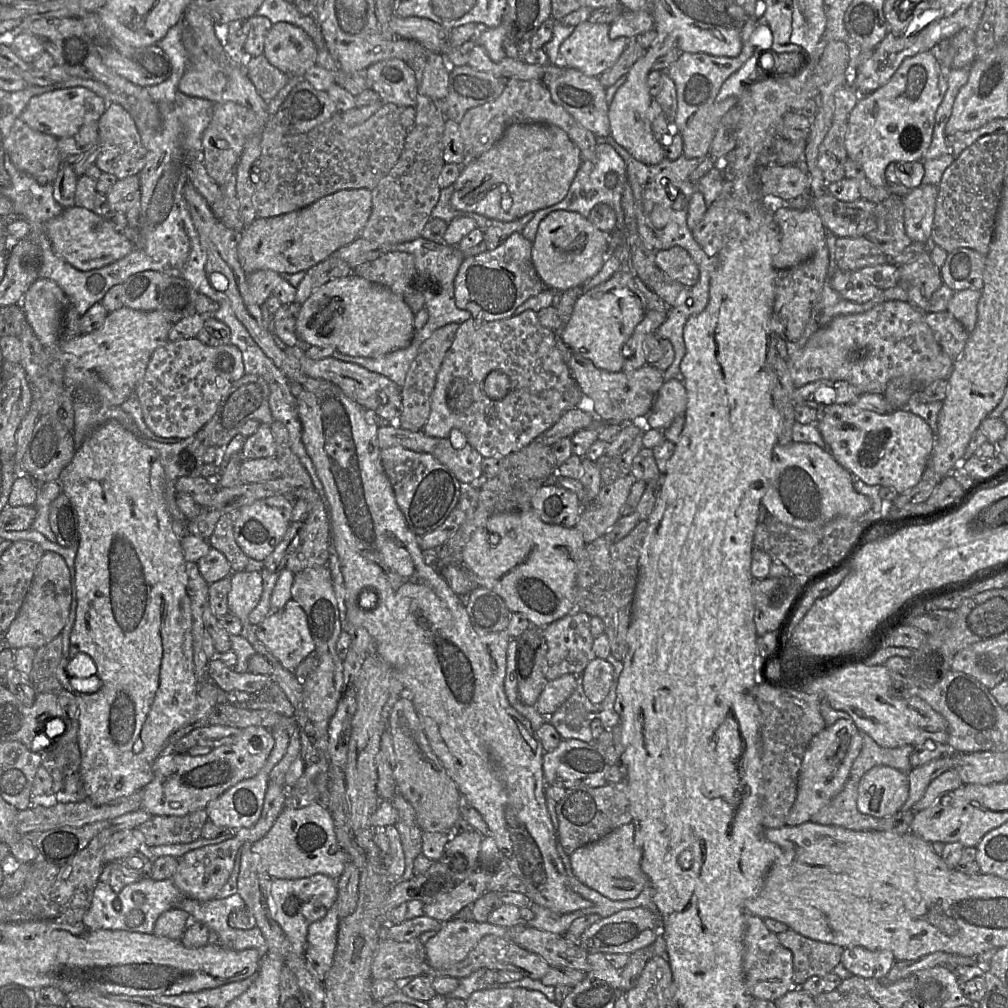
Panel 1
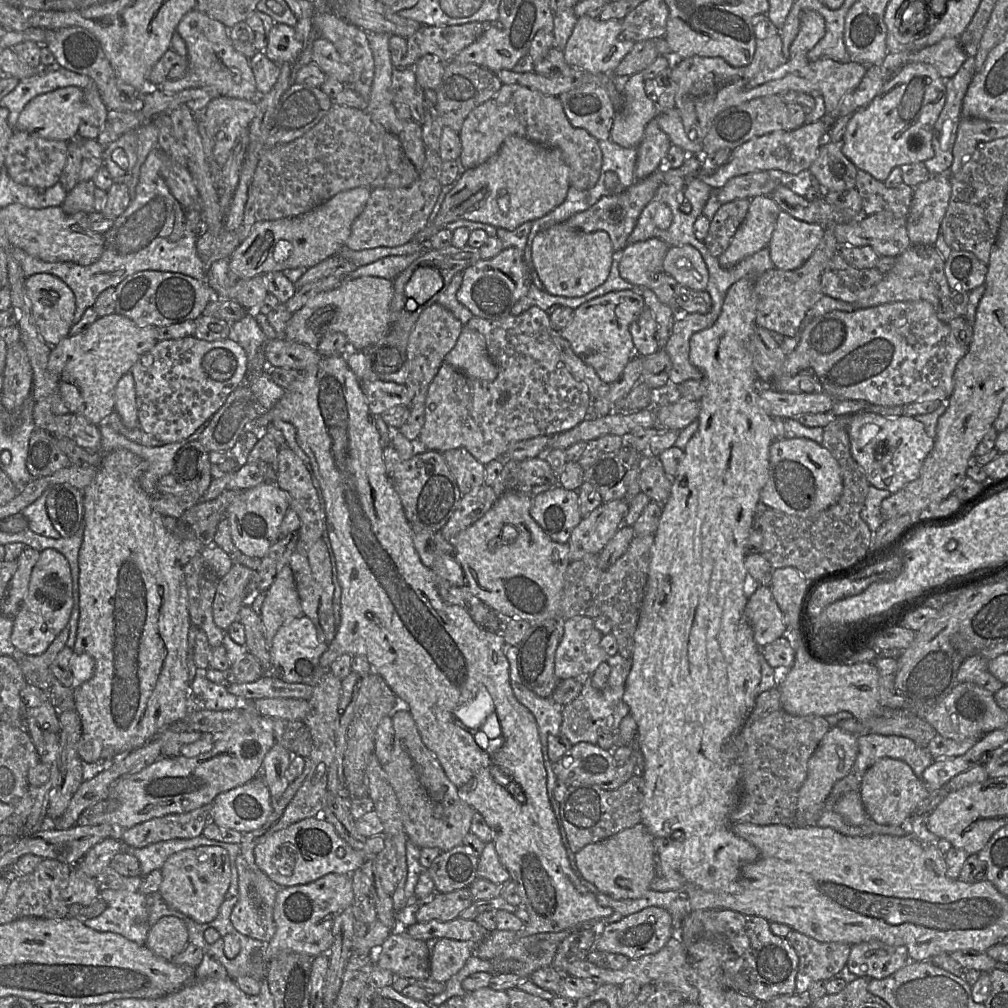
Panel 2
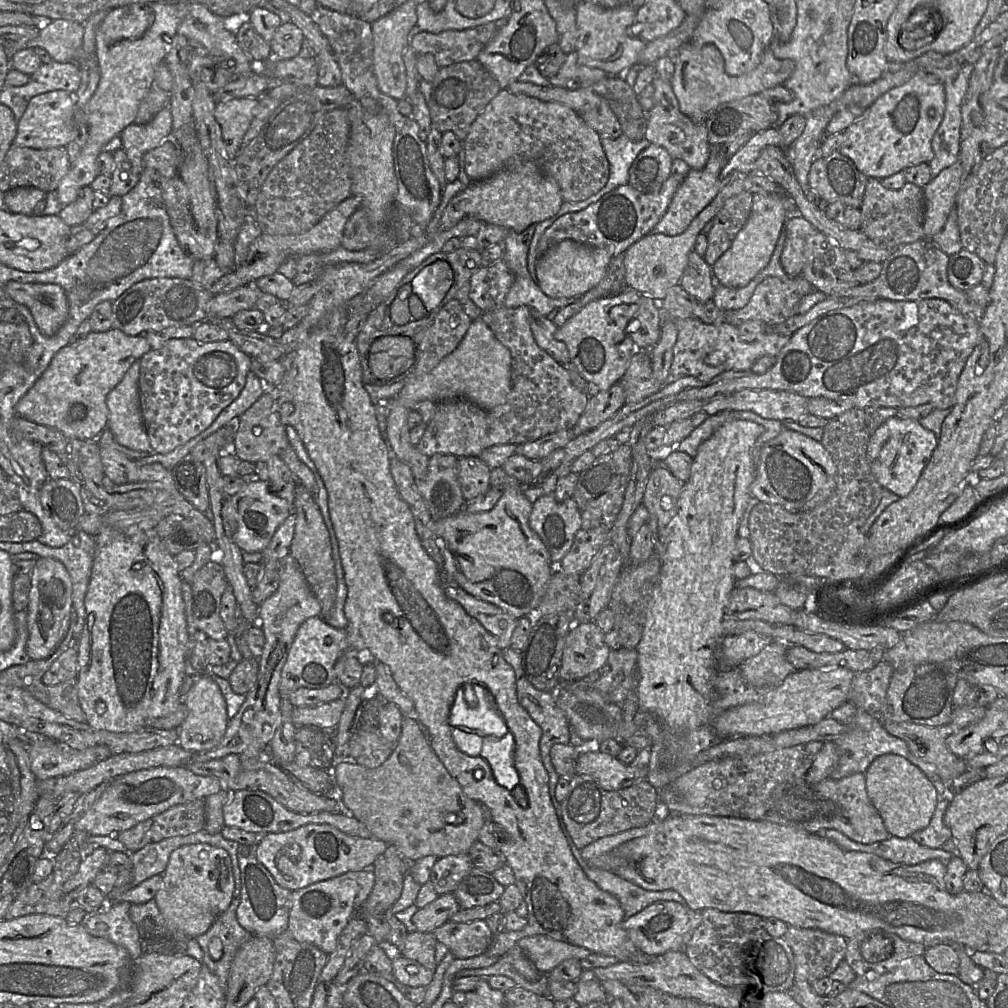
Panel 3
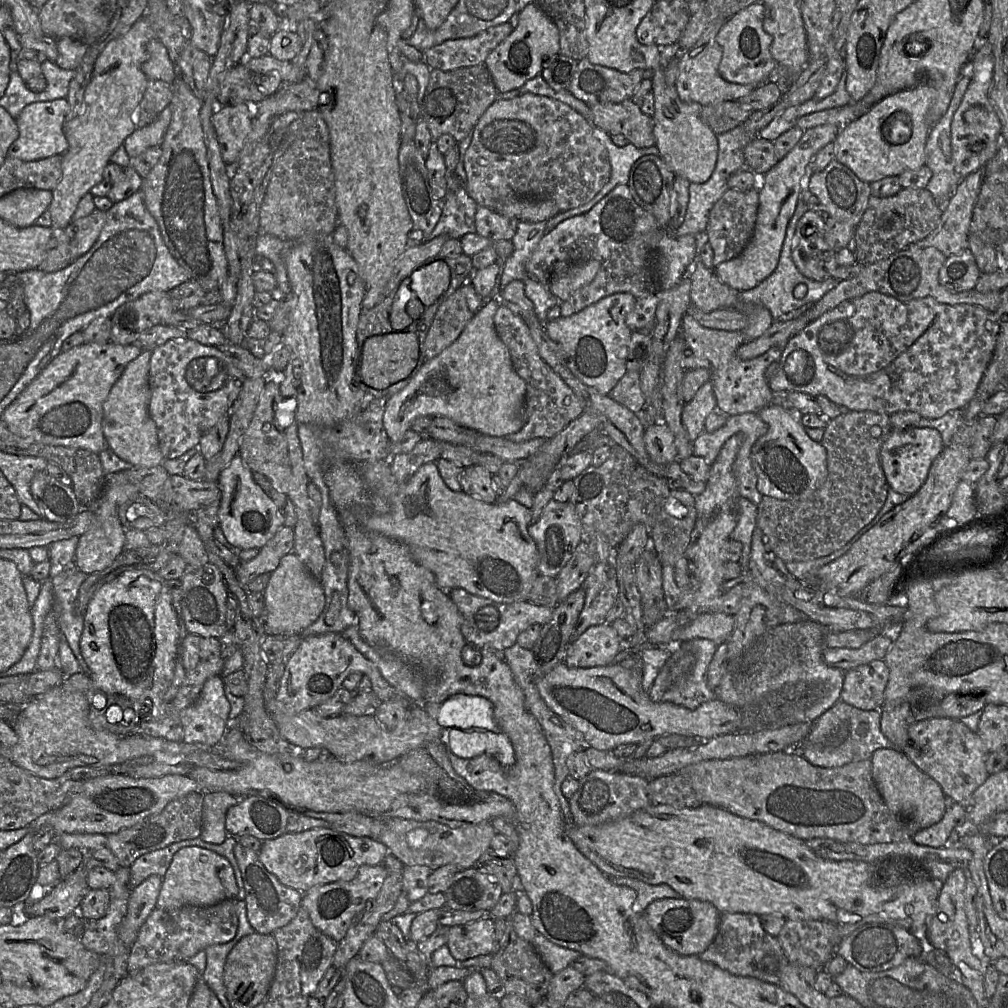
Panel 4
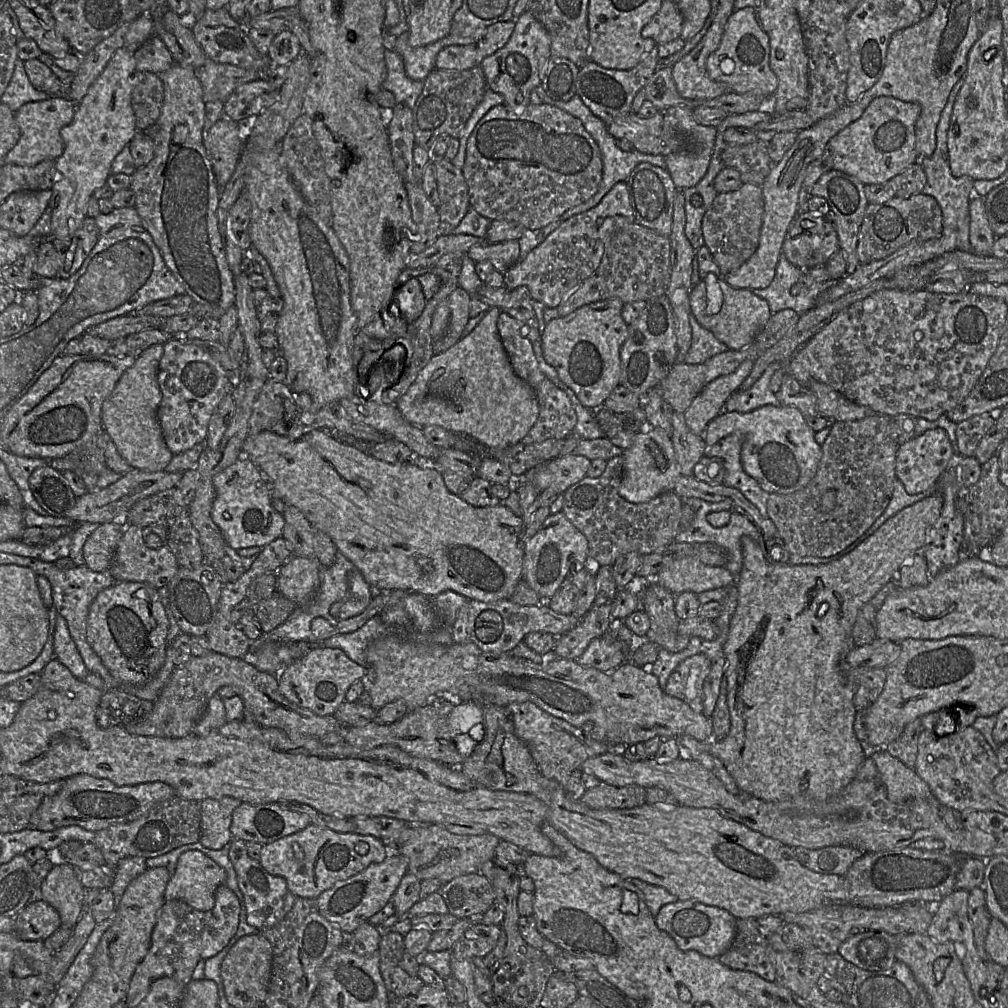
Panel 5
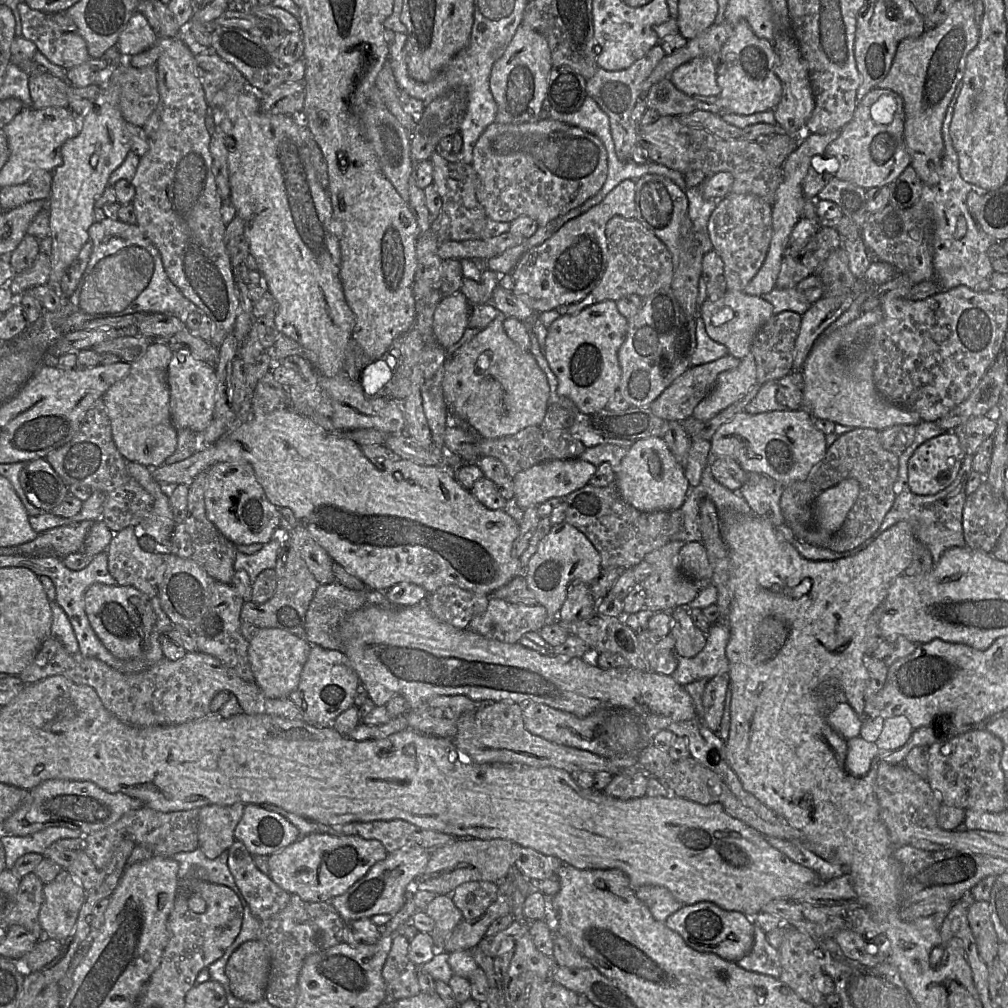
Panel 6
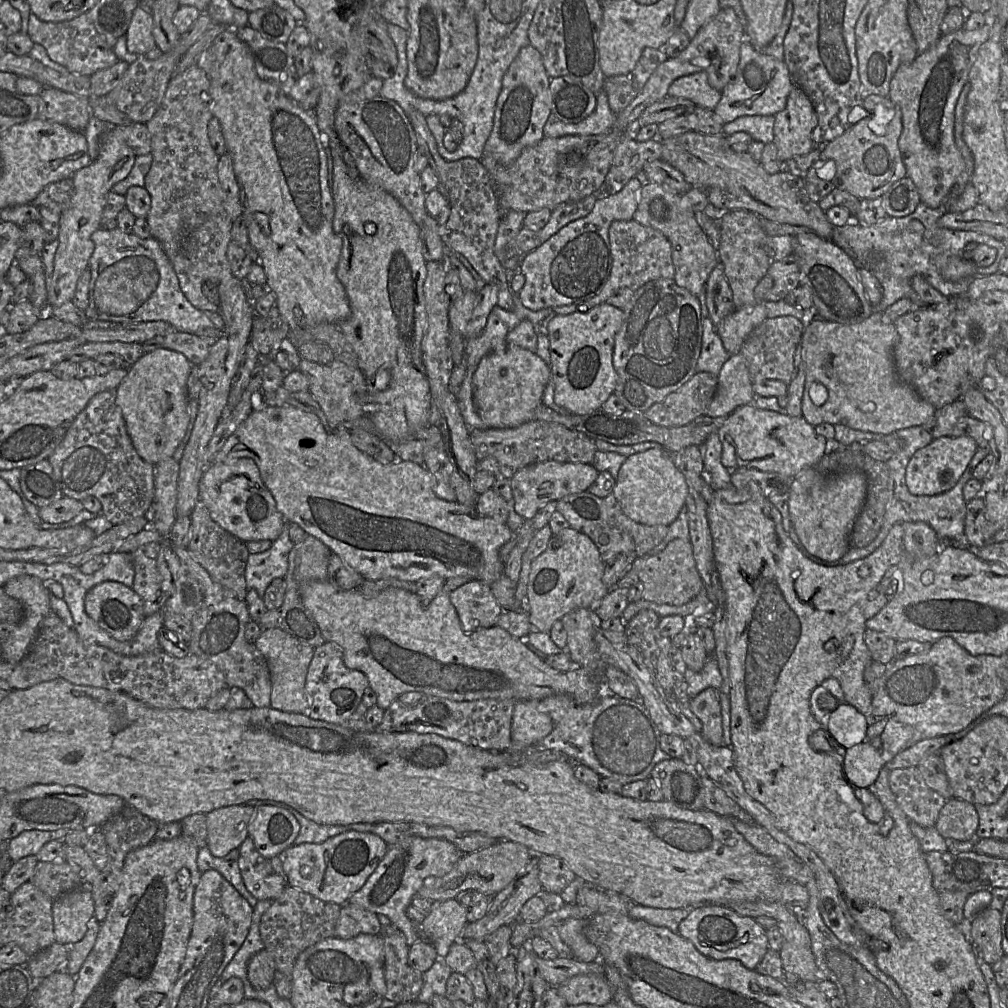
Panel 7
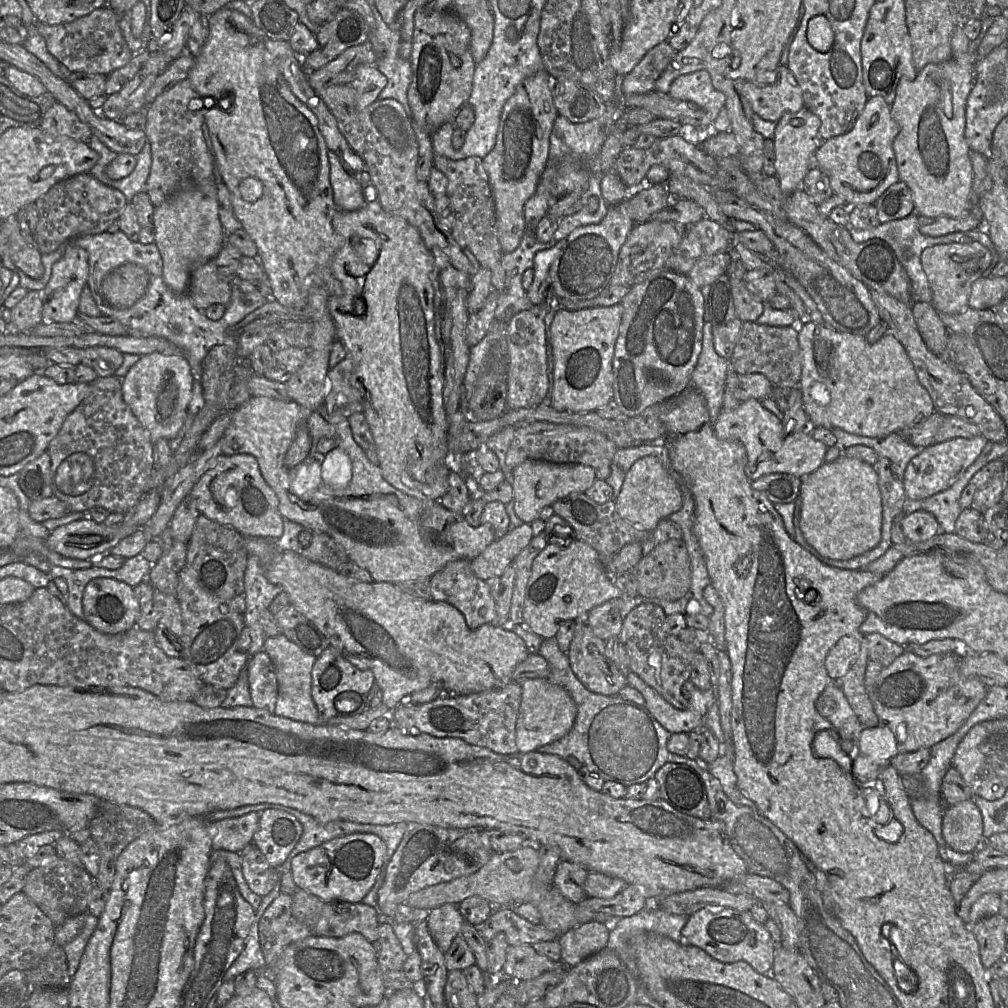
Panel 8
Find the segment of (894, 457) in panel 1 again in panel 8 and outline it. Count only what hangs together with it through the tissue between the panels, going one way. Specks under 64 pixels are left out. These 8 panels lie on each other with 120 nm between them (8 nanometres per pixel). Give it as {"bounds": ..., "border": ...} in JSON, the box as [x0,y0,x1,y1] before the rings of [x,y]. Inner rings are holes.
{"bounds":[904,435,987,500],"border":[[[978,435],[972,438],[953,438],[923,448],[922,452],[910,460],[905,470],[904,488],[907,497],[920,500],[951,487],[973,464],[987,443],[984,436]]]}

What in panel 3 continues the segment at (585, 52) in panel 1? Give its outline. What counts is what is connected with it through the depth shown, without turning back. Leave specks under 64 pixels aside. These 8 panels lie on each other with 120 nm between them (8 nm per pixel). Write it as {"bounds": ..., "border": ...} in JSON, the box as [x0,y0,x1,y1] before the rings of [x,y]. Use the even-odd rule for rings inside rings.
{"bounds":[576,1,646,76],"border":[[[586,1],[579,3],[577,5],[578,38],[576,42],[578,61],[614,76],[620,76],[637,65],[639,55],[646,47],[646,42],[631,35],[636,15],[637,10],[630,3],[611,9]]]}

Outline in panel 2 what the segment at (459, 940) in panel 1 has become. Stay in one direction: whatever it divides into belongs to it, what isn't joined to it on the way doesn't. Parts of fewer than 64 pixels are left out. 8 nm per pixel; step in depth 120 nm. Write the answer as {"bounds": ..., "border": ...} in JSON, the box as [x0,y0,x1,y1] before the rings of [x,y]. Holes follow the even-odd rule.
{"bounds":[430,939,477,983],"border":[[[439,939],[430,956],[433,980],[446,983],[474,955],[477,945],[473,941]]]}

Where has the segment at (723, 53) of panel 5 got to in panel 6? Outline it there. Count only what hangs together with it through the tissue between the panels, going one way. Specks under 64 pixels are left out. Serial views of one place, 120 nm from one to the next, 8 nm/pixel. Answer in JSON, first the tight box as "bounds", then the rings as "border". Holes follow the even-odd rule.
{"bounds":[716,19,781,115],"border":[[[740,19],[733,27],[733,34],[726,41],[720,51],[720,62],[717,65],[716,79],[721,89],[719,98],[723,113],[751,115],[773,110],[781,99],[781,82],[775,74],[778,57],[770,41],[757,37],[748,22]]]}

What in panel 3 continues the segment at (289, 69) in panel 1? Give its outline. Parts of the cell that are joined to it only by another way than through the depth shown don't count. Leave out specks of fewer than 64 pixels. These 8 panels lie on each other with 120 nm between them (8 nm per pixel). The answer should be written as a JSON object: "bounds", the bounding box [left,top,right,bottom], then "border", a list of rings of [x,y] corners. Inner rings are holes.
{"bounds":[269,23,303,60],"border":[[[293,23],[281,24],[269,42],[270,59],[290,60],[301,53],[303,34]]]}

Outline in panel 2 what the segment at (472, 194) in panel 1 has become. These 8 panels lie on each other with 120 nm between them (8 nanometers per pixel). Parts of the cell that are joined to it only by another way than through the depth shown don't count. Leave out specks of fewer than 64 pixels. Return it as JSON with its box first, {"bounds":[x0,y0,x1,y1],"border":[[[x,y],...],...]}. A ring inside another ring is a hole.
{"bounds":[413,136,569,243],"border":[[[509,136],[487,161],[464,170],[446,194],[435,219],[427,223],[413,240],[428,243],[428,239],[445,225],[460,219],[515,230],[525,222],[544,217],[562,204],[569,186],[569,167],[560,149]]]}

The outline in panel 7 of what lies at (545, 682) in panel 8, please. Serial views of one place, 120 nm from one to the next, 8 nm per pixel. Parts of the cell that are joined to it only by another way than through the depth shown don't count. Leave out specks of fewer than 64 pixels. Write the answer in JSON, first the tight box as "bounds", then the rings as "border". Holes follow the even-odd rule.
{"bounds":[511,700,554,746],"border":[[[538,700],[515,701],[511,735],[512,741],[524,746],[538,744],[550,734],[554,724],[552,718],[538,710]]]}

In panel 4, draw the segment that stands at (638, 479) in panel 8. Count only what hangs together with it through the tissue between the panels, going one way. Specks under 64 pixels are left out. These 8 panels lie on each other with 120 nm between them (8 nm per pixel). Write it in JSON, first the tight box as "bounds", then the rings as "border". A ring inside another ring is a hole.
{"bounds":[643,422,678,465],"border":[[[657,422],[646,427],[643,441],[653,462],[665,465],[678,461],[673,434],[664,422]]]}

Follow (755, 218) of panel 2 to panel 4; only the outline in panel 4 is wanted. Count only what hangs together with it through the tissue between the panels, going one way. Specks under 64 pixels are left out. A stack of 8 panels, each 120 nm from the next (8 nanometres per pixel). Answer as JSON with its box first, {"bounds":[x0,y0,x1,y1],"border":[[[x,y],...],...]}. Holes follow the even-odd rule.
{"bounds":[715,124,841,291],"border":[[[824,124],[804,130],[794,148],[765,175],[759,177],[759,207],[754,233],[748,245],[737,257],[715,267],[720,281],[737,291],[750,290],[768,278],[776,269],[788,223],[795,212],[801,191],[801,179],[814,156],[827,144],[834,142],[841,126]]]}

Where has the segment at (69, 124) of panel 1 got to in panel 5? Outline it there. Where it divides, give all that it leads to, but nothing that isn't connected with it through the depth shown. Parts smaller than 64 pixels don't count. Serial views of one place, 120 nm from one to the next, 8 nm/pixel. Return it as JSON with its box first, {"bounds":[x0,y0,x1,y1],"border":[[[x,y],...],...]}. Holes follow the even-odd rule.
{"bounds":[5,98,76,166],"border":[[[50,98],[23,105],[14,116],[20,137],[16,145],[6,155],[5,163],[18,166],[35,166],[42,161],[59,158],[64,151],[64,142],[60,130],[71,123],[76,106],[71,100],[62,98]]]}

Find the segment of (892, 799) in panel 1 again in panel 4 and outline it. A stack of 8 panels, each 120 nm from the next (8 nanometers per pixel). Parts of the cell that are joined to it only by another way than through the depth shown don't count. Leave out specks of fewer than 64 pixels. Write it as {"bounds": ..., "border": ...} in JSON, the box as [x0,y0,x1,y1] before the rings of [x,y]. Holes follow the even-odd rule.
{"bounds":[871,749,946,833],"border":[[[878,749],[871,758],[872,778],[891,813],[901,818],[913,833],[939,822],[946,811],[946,796],[940,785],[919,770],[901,751]]]}

